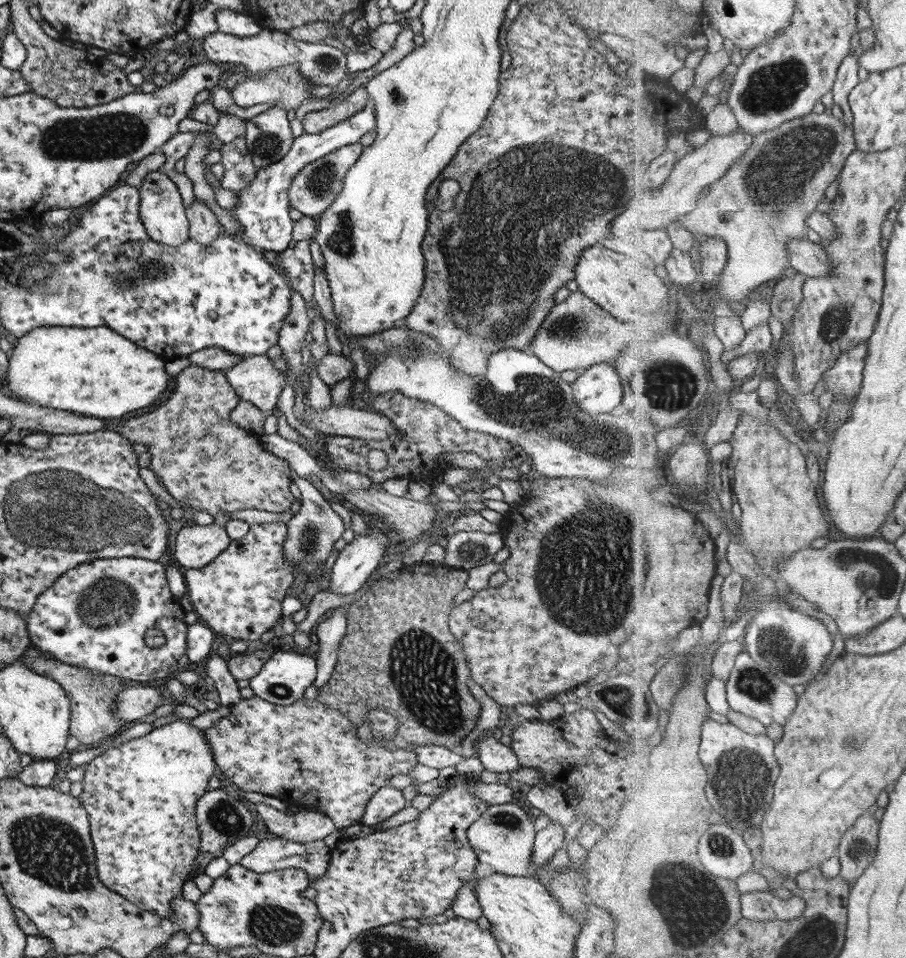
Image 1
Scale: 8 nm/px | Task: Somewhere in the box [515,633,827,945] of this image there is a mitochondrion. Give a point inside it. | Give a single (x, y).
(674, 886)

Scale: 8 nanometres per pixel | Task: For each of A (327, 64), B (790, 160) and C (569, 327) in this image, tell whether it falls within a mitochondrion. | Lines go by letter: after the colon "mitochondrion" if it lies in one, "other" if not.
A: mitochondrion
B: mitochondrion
C: mitochondrion

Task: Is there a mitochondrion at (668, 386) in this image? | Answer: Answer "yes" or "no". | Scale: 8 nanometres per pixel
yes

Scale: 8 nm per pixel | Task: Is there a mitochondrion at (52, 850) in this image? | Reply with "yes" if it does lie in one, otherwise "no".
yes

